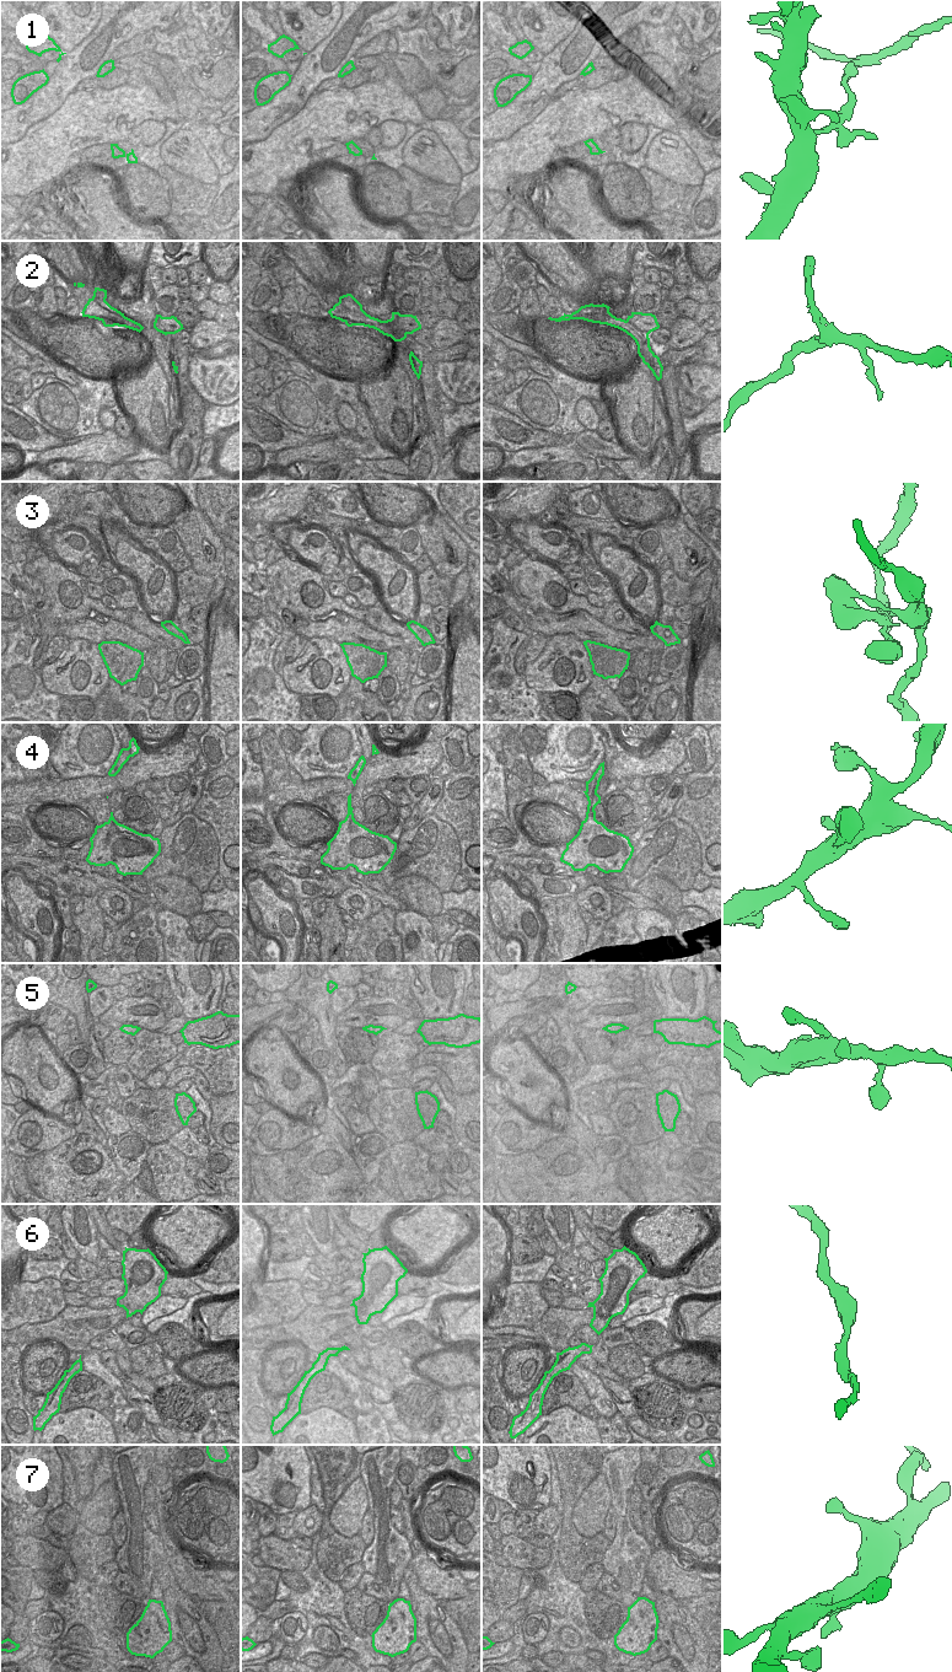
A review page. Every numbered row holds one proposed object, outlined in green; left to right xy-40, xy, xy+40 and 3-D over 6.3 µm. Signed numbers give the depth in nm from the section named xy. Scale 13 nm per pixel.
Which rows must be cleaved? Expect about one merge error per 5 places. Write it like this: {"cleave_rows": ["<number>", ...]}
{"cleave_rows": ["1", "2", "3"]}

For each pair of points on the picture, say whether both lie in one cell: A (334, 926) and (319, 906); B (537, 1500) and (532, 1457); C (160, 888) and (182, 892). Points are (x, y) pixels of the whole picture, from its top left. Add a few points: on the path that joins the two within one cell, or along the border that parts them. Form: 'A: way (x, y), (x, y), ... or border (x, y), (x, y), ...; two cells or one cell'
A: way (329, 921), (324, 910); one cell
B: way (536, 1489), (536, 1468); one cell
C: way (165, 890), (177, 892); one cell

